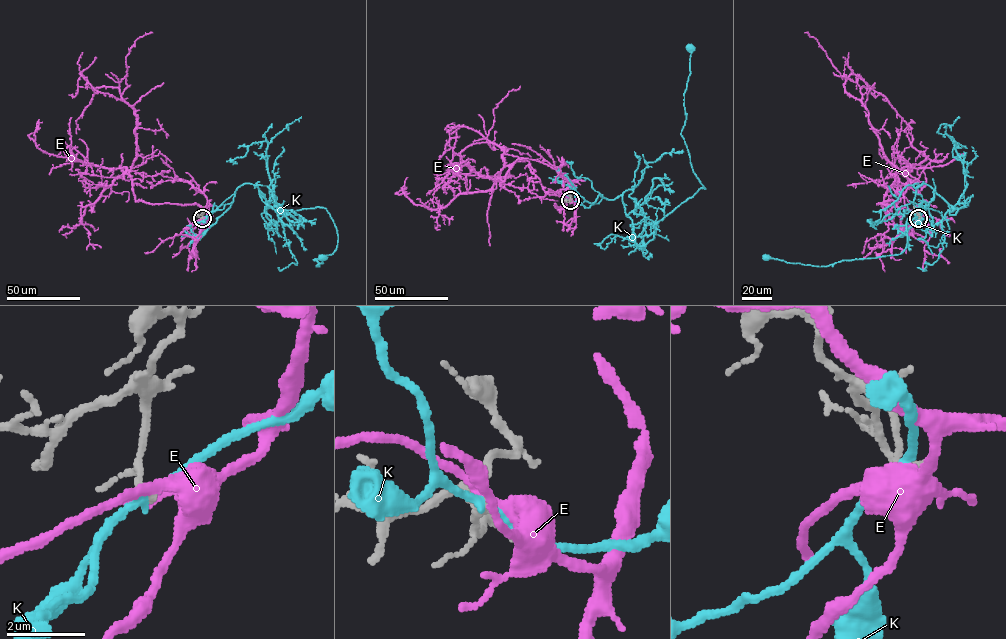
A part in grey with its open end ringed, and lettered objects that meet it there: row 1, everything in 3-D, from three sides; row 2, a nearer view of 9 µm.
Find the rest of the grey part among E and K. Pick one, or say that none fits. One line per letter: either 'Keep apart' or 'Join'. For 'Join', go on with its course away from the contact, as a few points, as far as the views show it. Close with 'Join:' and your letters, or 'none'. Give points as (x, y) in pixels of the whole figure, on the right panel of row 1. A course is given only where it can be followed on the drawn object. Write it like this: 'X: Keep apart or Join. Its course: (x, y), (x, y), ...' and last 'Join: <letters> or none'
E: Keep apart
K: Keep apart
Join: none

